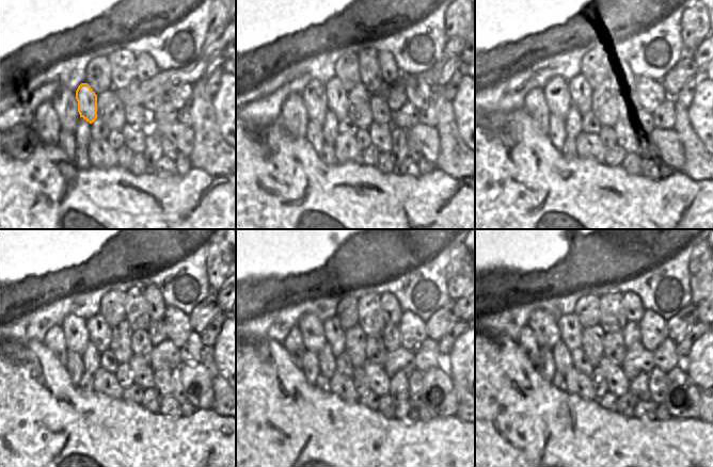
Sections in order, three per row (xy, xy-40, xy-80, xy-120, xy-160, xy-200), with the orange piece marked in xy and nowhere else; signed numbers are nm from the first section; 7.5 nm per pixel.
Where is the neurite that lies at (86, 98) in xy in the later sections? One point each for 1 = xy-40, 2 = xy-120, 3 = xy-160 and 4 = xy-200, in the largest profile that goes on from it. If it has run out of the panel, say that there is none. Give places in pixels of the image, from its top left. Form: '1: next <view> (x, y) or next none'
1: next xy-40 (336, 93)
2: next xy-120 (98, 331)
3: next xy-160 (334, 334)
4: next xy-200 (569, 326)

